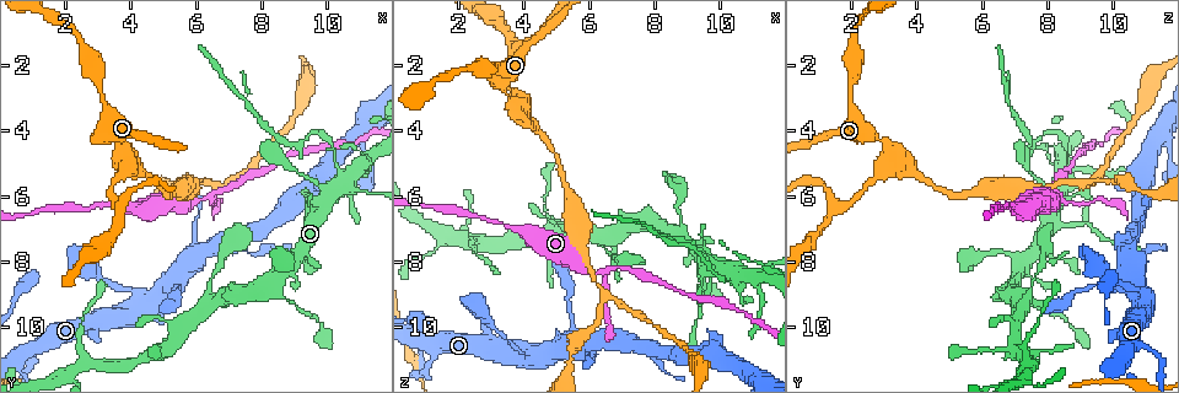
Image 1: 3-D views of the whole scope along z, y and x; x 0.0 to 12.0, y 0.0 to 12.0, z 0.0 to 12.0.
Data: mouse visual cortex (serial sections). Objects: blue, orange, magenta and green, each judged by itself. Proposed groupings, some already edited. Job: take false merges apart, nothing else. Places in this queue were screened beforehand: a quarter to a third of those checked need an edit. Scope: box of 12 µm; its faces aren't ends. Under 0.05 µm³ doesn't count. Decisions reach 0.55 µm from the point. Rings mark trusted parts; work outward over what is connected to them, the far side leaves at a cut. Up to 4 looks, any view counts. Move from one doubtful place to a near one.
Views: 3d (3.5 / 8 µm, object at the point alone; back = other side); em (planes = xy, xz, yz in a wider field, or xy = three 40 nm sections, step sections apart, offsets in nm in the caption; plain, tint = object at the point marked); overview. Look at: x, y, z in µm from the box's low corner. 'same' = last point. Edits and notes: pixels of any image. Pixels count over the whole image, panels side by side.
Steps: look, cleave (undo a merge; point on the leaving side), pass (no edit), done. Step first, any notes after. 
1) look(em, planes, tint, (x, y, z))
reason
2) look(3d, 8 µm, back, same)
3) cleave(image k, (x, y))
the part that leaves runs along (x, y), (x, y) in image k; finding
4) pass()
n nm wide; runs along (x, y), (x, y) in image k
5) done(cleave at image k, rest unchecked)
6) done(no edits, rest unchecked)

look(3d, 8 µm, back, (10.2, 4.7, 8.6))
sudden change in width

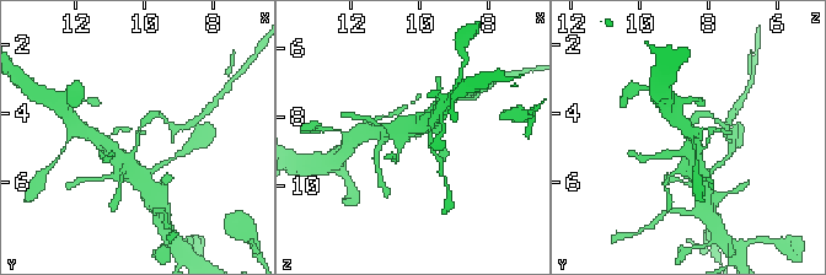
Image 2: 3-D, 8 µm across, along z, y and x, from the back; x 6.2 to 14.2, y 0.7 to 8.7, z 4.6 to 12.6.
look(em, xy, step 5, tint, same)
arms of 150, 450 nm; shape alone is not enough

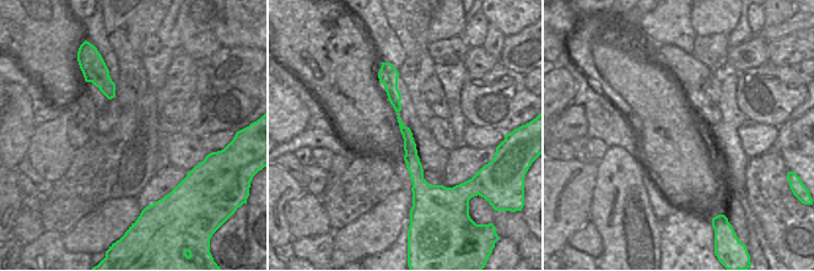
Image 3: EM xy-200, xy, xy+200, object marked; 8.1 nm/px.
cleave(image 2, (695, 118))
two cells meet here

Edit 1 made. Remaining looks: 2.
look(3d, 3.5 µm, (5.4, 8.6, 10.3))
thin arm on a thick one

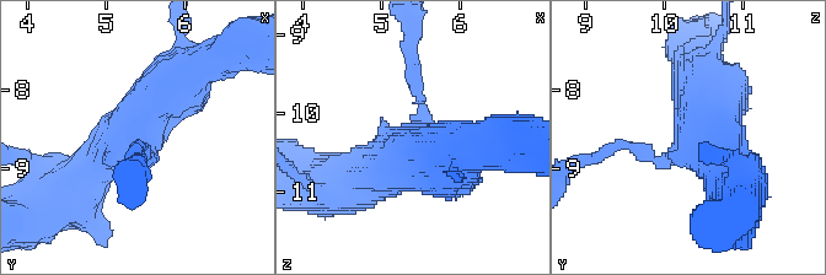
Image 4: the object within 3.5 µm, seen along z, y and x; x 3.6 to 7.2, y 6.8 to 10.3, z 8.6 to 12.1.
look(em, xy, step 5, tint, (5.35, 8.65, 10.35))
3 arms; arms of 150, 600, 700 nm; shape alone is not enough

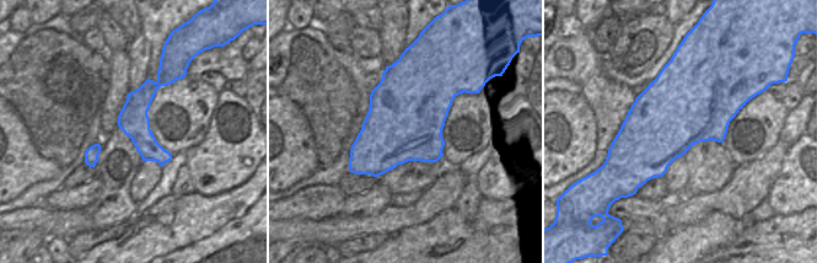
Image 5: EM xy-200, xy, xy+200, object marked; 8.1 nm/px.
pass()
runs along (73, 187), (171, 86), (194, 70) in image 4; one cell here

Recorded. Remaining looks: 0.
done(cleave at image 2, rest unchecked)

